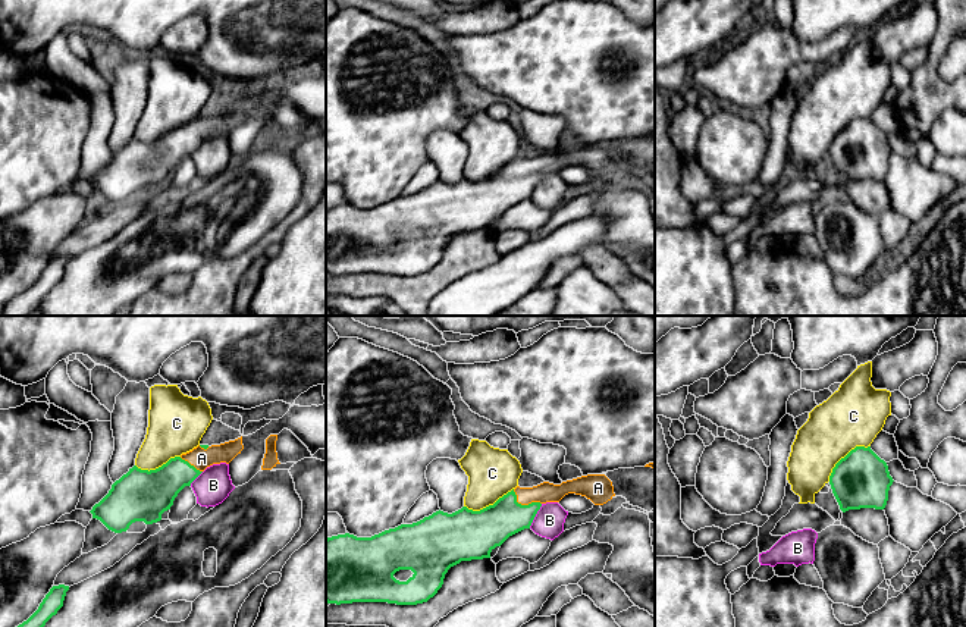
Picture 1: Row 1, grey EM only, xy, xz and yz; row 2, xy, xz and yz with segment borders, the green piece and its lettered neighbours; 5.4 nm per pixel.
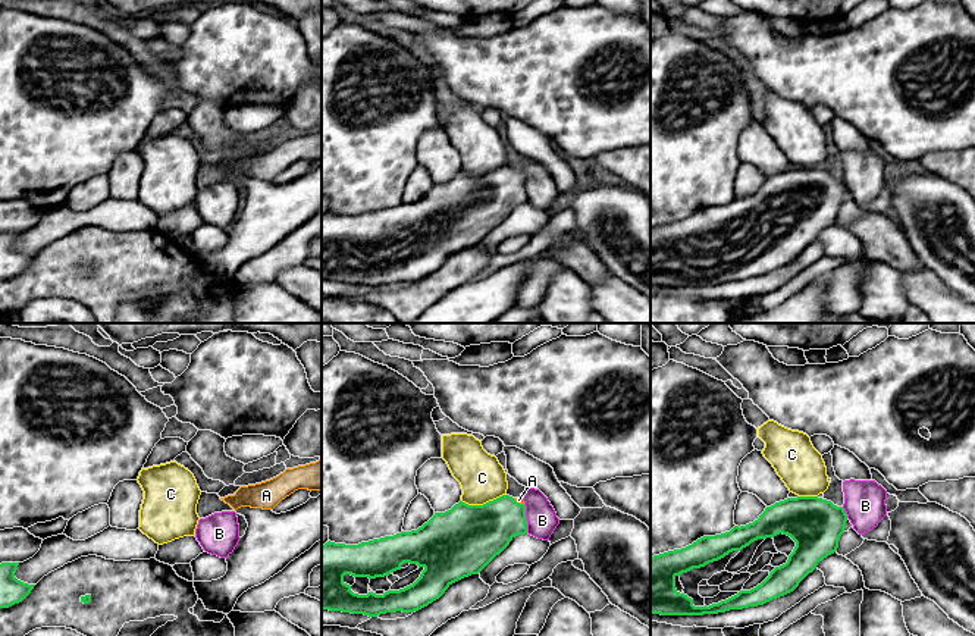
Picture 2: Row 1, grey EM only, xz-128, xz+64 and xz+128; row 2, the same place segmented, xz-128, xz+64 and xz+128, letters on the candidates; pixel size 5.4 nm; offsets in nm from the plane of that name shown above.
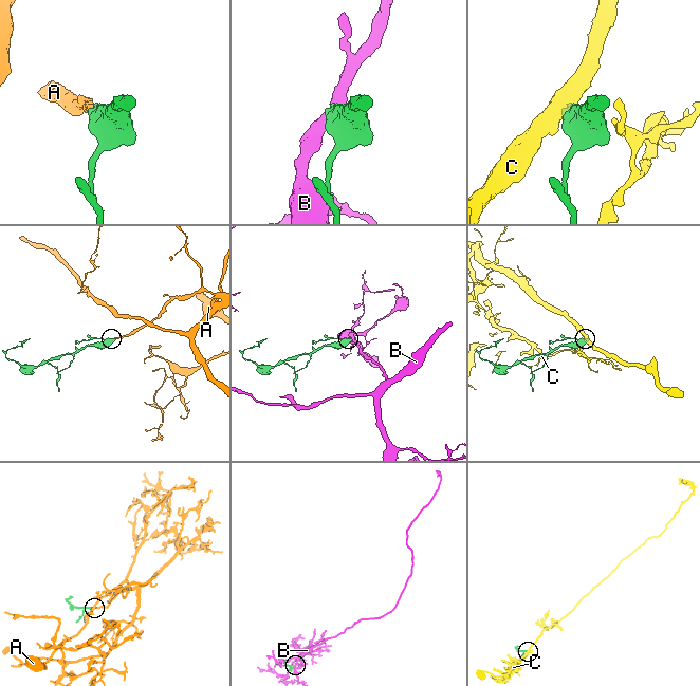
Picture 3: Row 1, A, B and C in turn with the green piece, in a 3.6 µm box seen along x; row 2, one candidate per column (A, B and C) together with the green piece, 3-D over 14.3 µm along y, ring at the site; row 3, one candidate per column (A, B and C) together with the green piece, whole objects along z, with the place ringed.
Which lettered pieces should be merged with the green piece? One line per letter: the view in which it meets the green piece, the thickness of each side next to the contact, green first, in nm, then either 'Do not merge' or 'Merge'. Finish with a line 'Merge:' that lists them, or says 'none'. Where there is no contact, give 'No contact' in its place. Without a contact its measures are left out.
A: Touches green in xz. Thickness 220 nm (green) against 110 nm. Merge
B: Touches green in xz. Thickness 220 nm (green) against 160 nm. Do not merge
C: Touches green in yz. Thickness 300 nm (green) against 320 nm. Do not merge
Merge: A

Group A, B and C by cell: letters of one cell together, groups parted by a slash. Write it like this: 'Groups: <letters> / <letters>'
Groups: A / B / C

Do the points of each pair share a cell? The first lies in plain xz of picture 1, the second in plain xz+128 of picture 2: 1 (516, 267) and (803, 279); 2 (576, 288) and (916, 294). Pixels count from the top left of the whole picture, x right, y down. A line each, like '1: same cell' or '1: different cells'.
1: different cells
2: different cells

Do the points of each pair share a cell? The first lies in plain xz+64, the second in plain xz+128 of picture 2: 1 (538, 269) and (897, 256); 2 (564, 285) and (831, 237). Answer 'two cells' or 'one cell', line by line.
1: two cells
2: one cell

